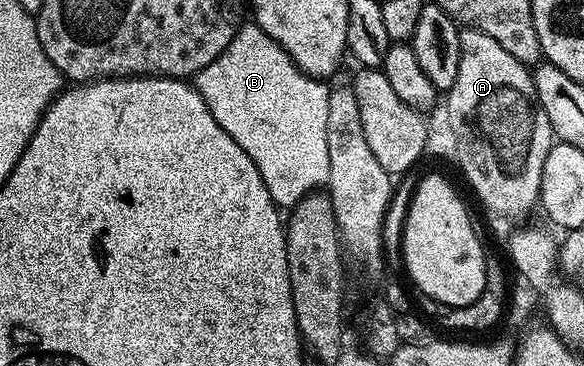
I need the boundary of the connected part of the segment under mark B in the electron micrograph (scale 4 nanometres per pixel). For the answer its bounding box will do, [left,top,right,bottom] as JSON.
[192,22,331,209]

